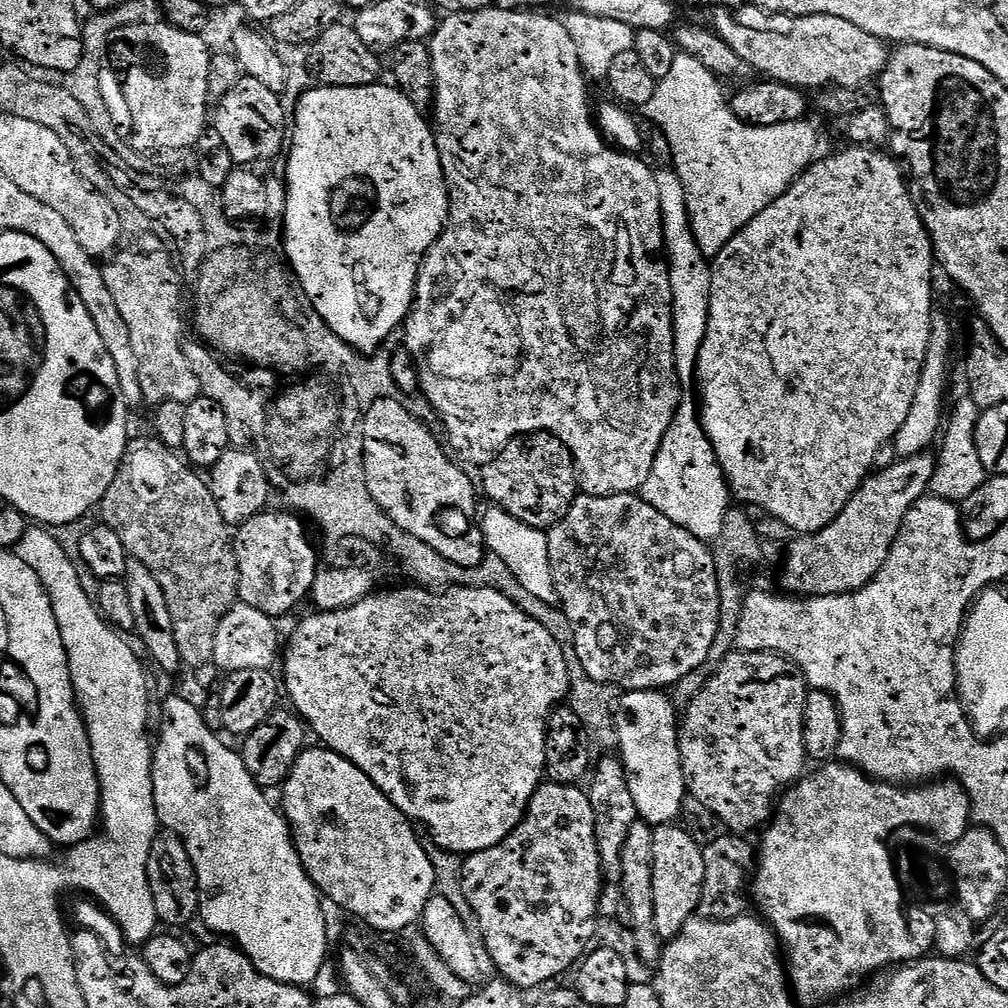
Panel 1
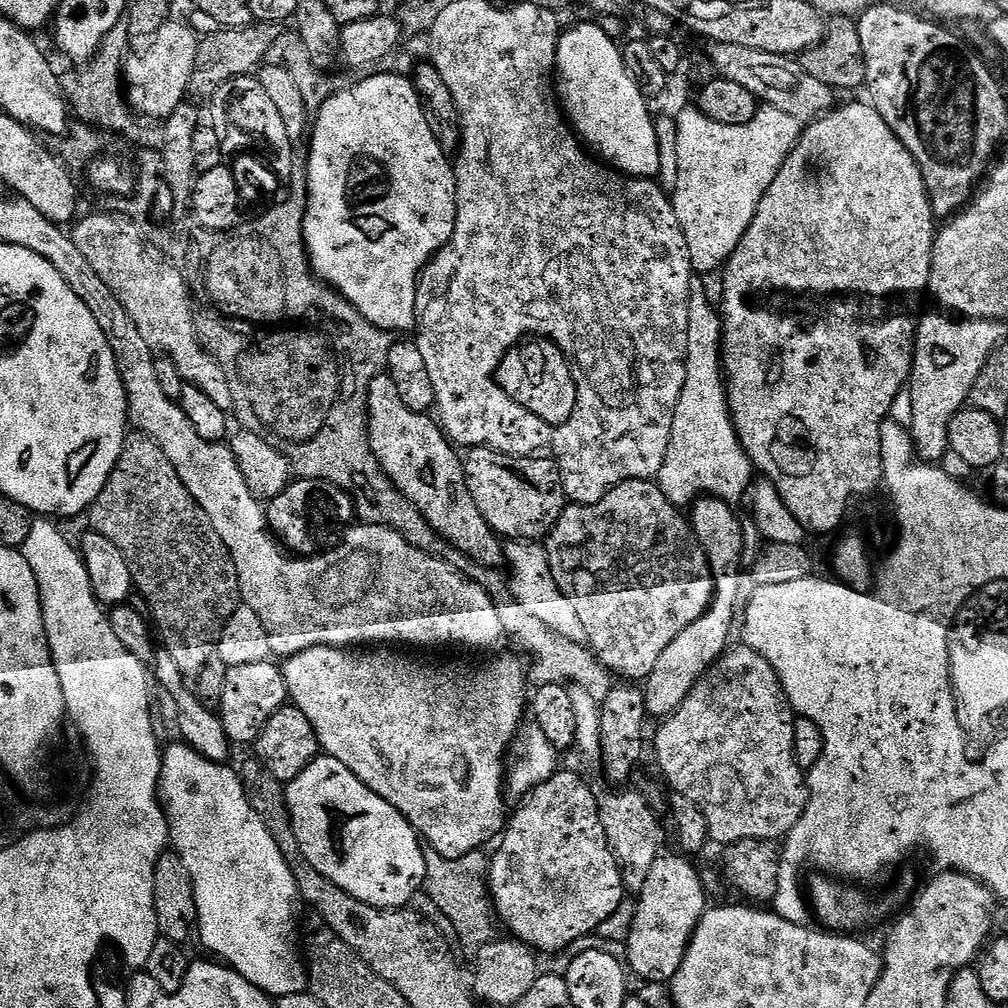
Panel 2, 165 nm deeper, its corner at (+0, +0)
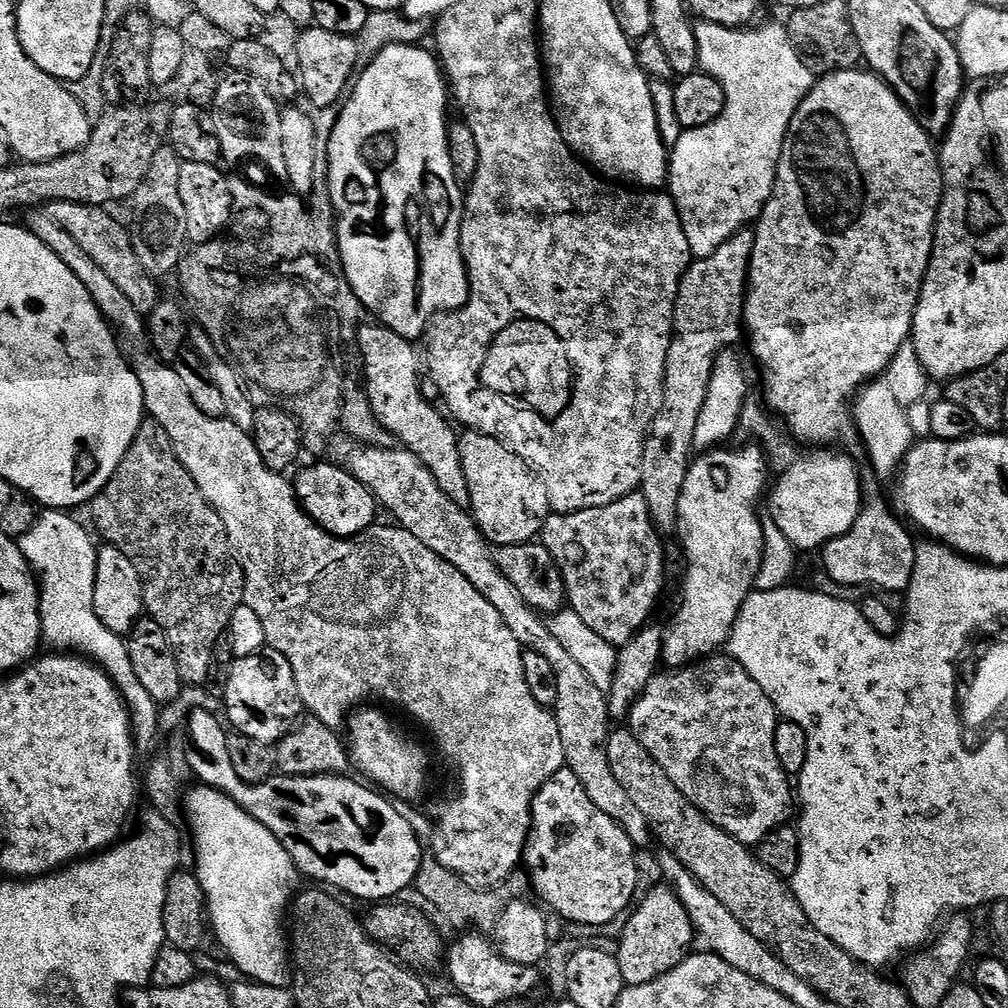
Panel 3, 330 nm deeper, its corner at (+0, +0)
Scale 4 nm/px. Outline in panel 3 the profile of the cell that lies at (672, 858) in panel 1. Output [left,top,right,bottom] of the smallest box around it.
[617,884,695,985]

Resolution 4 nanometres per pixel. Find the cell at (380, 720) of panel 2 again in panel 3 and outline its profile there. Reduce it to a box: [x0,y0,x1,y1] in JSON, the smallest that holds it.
[346,706,428,802]

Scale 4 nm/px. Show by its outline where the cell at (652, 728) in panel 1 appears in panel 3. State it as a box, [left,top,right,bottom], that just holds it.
[660,447,770,669]

